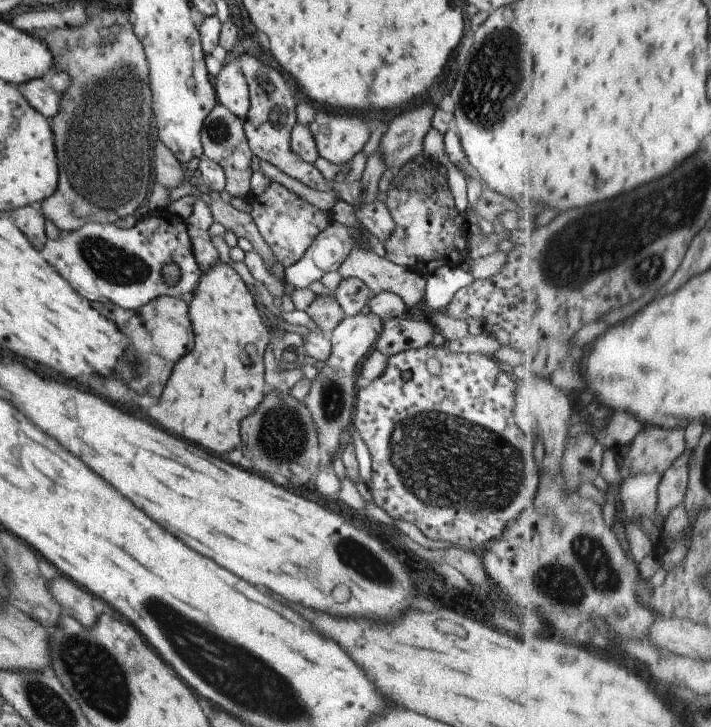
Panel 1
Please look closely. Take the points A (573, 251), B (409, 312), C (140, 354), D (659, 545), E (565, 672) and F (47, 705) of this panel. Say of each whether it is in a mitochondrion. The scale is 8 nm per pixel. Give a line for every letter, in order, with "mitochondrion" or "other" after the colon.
A: mitochondrion
B: other
C: mitochondrion
D: other
E: other
F: mitochondrion

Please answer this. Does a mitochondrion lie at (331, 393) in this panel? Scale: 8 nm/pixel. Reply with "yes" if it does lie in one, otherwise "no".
yes

